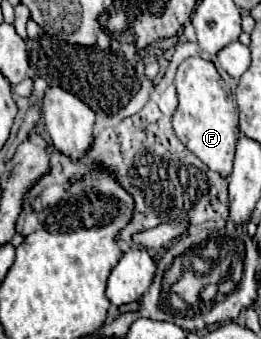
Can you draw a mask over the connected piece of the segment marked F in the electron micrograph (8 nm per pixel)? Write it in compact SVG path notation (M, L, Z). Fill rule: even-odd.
M200 56L186 58L178 66L174 84L178 90L178 108L172 118L176 136L210 170L216 170L220 176L230 176L238 142L238 112L230 86L220 78L216 66Z

